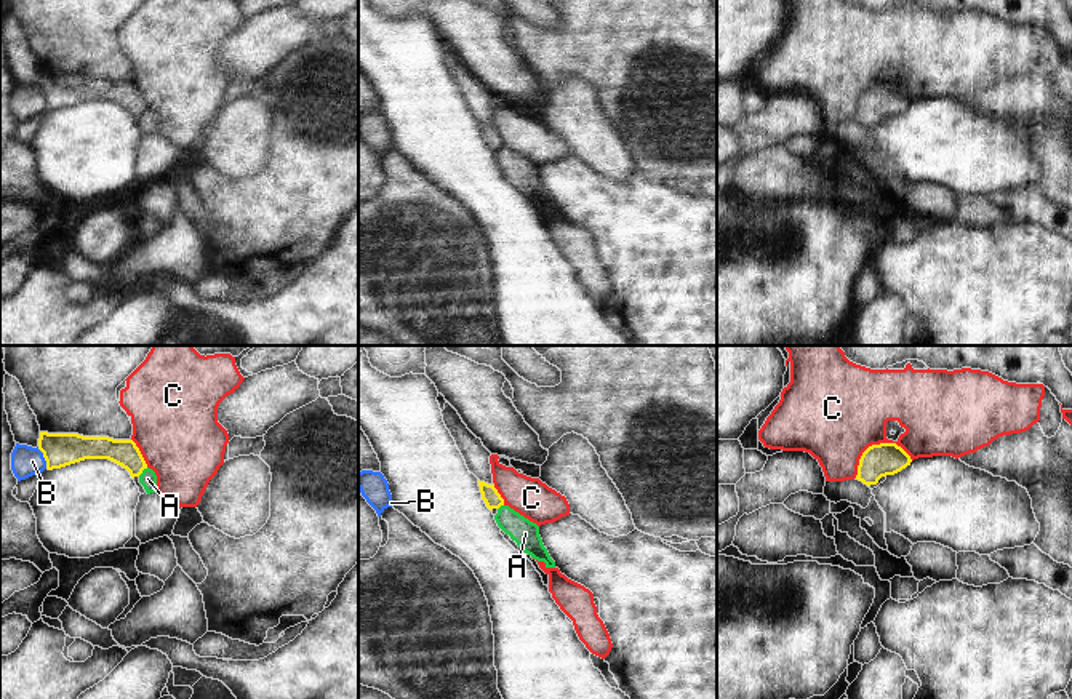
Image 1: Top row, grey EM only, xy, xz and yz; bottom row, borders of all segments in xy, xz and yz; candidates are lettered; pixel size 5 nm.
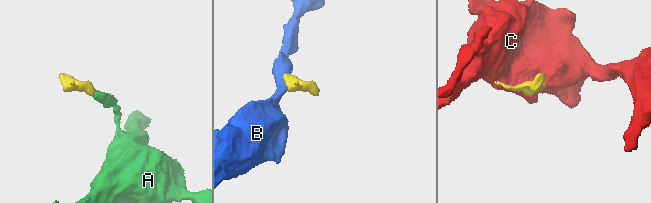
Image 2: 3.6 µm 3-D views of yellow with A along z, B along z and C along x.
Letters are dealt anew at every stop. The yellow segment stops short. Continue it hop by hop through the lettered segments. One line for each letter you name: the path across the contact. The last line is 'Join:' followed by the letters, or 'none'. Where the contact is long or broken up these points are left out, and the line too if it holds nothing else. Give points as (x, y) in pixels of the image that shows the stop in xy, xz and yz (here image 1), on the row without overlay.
Join: none

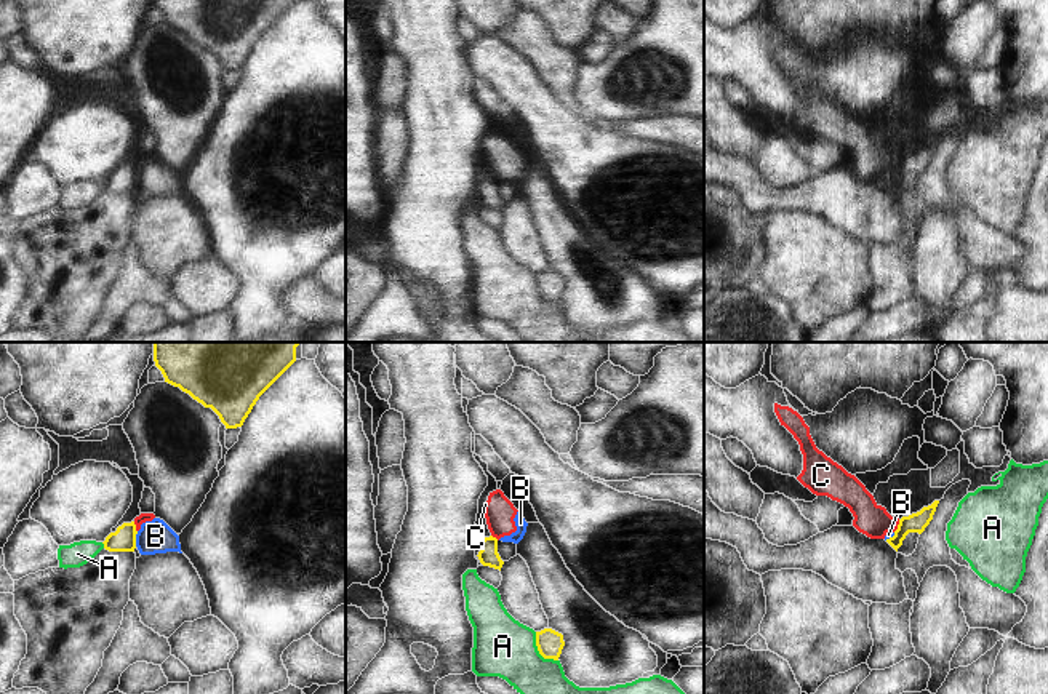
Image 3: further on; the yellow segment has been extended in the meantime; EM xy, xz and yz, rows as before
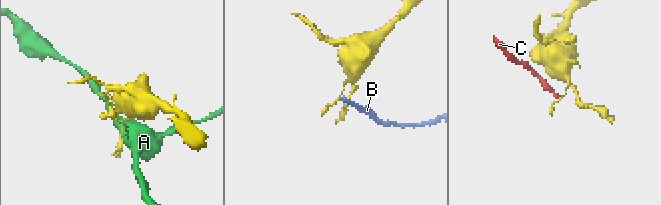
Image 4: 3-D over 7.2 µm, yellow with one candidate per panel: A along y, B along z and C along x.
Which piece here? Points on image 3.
Join: none

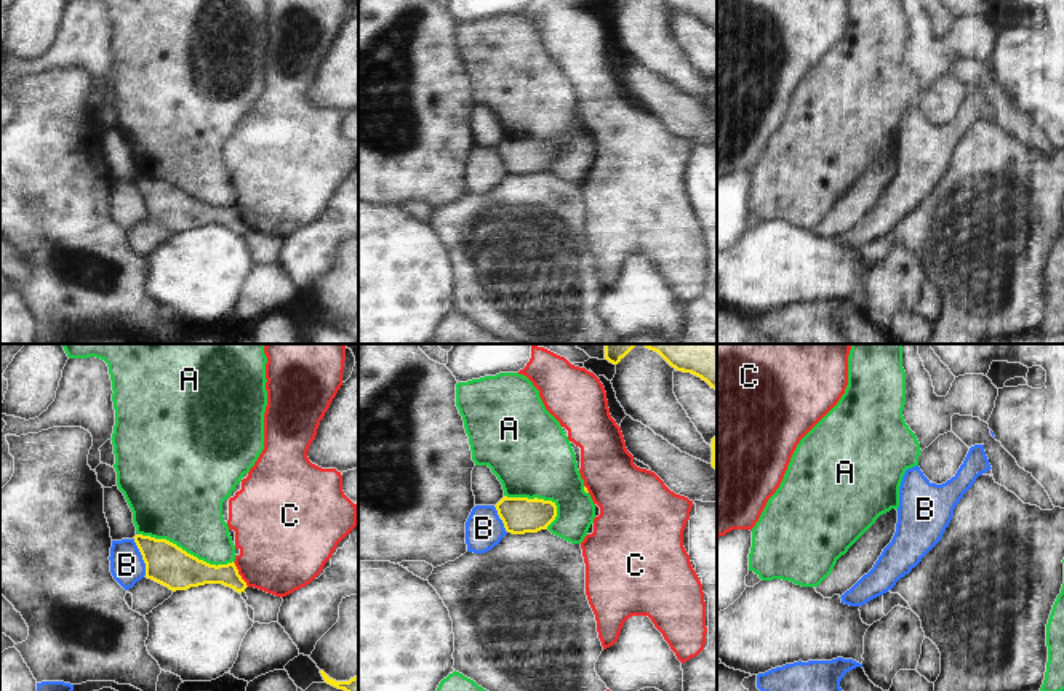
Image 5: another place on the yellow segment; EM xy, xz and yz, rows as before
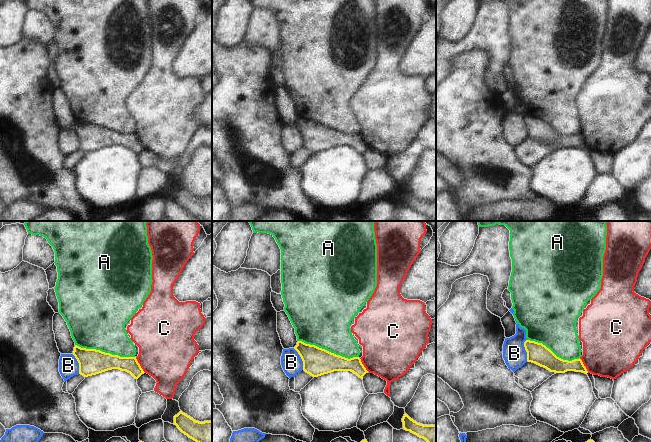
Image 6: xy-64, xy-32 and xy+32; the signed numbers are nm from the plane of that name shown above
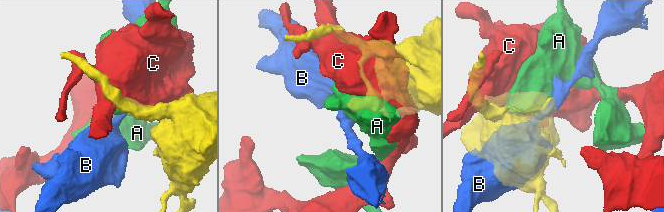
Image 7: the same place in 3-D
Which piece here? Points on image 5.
Join: none

